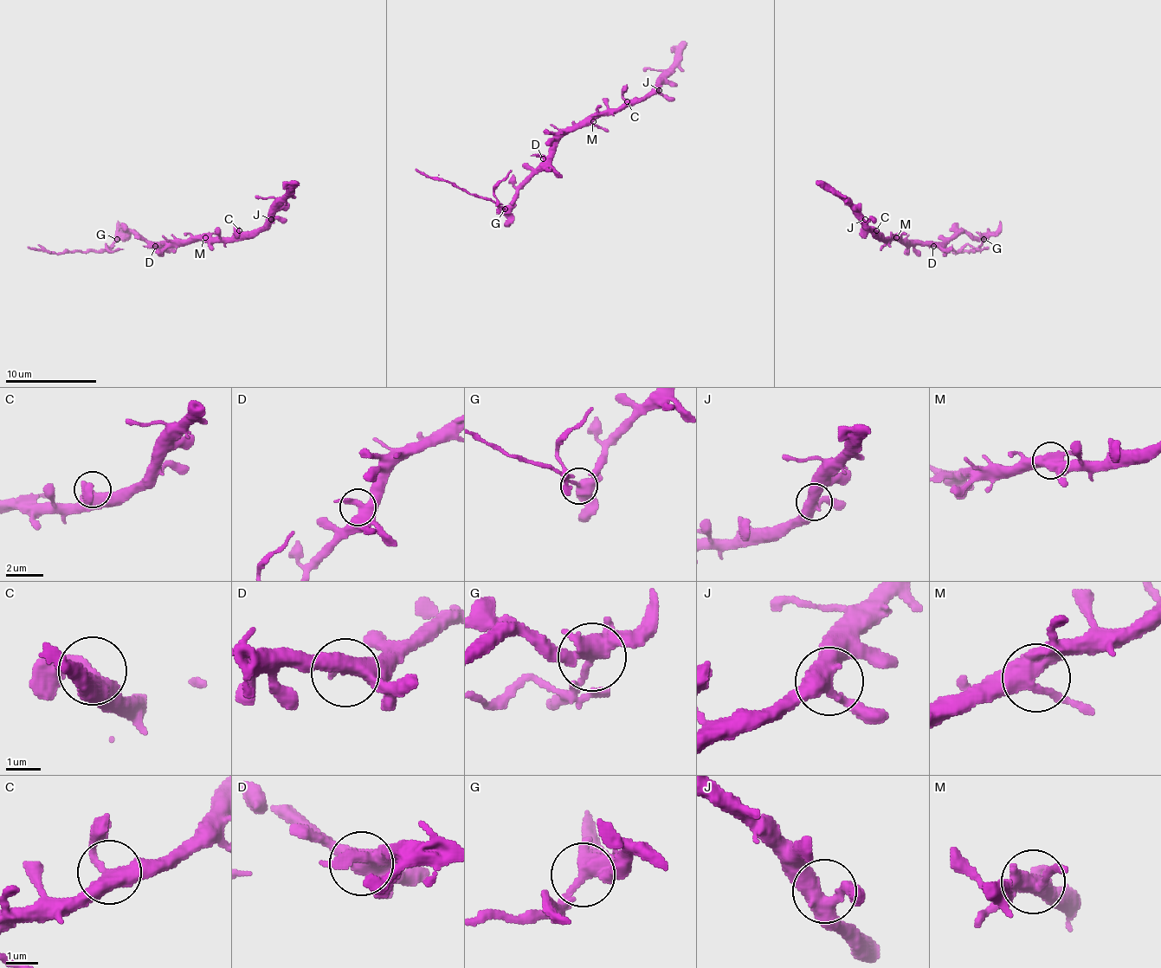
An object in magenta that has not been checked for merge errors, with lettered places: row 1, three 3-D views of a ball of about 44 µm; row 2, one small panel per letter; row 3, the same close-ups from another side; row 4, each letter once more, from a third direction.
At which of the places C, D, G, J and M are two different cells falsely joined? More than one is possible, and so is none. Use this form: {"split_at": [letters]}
{"split_at": ["G"]}

